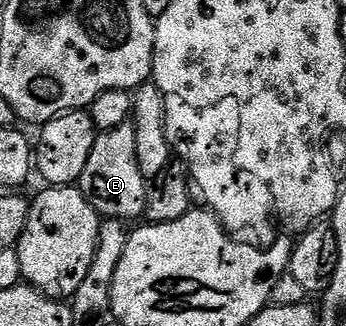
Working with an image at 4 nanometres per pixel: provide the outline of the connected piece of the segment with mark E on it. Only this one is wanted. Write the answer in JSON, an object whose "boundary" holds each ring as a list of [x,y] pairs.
{"boundary":[[[130,122],[99,133],[77,185],[88,204],[92,204],[94,211],[103,219],[119,218],[129,223],[130,218],[141,219],[145,215],[148,180],[140,172],[140,164],[136,164],[136,132]]]}

